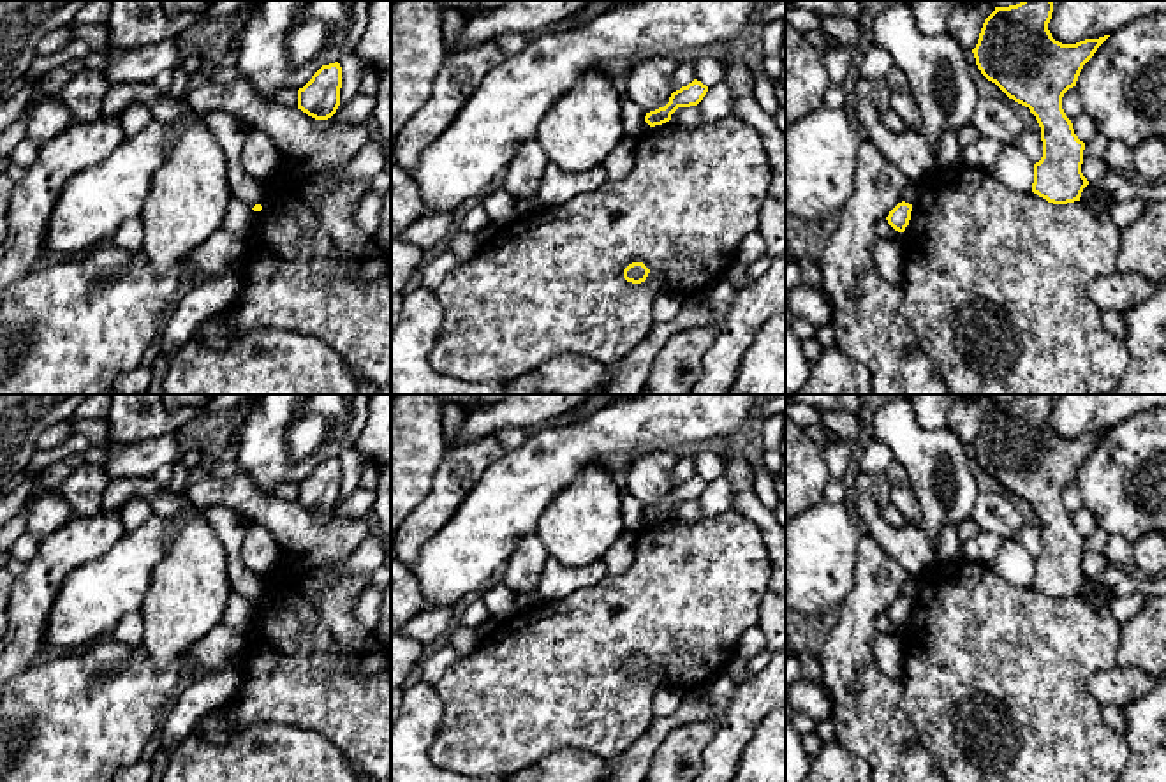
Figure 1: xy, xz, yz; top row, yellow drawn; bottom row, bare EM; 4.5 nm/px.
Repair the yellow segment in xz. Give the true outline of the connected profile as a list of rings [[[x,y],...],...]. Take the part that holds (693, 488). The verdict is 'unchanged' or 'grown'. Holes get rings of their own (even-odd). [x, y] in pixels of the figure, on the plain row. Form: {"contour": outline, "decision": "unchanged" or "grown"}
{"contour": [[[694,474],[687,481],[682,481],[680,484],[673,486],[669,491],[669,497],[664,502],[646,507],[645,516],[650,521],[662,520],[671,514],[671,509],[678,502],[697,500],[706,490],[706,486],[708,486],[708,481]]], "decision": "unchanged"}

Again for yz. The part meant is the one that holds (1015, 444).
{"contour": [[[1052,395],[995,402],[972,447],[981,468],[1029,502],[1041,521],[1043,551],[1034,558],[1032,586],[1067,599],[1080,595],[1089,576],[1081,567],[1085,537],[1074,528],[1062,491],[1110,430],[1062,439],[1048,424],[1052,407]]], "decision": "unchanged"}

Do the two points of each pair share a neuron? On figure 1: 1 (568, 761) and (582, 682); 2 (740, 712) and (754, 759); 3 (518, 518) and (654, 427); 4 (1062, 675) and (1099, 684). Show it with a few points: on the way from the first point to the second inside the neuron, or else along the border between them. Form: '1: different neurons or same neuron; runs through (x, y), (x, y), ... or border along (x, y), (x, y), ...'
1: different neurons; border along (610, 759), (583, 751), (555, 749), (532, 763)
2: different neurons; border along (767, 715), (737, 763)
3: same neuron; runs through (545, 481), (583, 442), (617, 430)
4: different neurons; border along (1115, 664), (1089, 680), (1099, 705)

